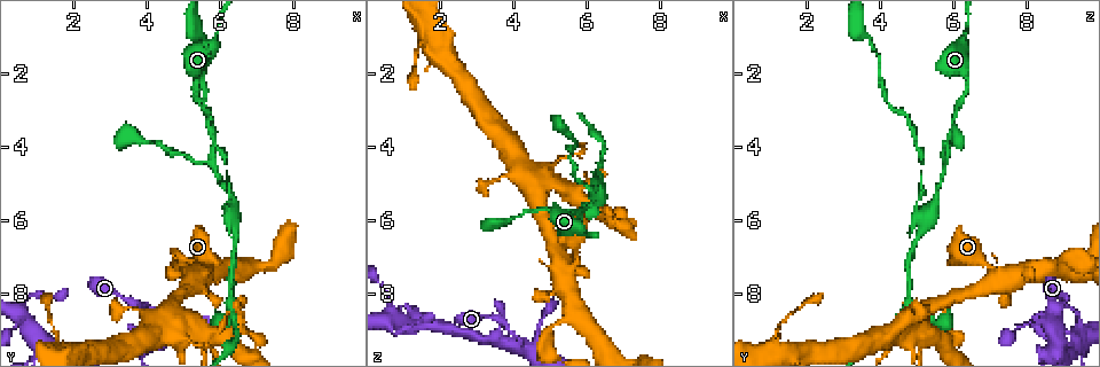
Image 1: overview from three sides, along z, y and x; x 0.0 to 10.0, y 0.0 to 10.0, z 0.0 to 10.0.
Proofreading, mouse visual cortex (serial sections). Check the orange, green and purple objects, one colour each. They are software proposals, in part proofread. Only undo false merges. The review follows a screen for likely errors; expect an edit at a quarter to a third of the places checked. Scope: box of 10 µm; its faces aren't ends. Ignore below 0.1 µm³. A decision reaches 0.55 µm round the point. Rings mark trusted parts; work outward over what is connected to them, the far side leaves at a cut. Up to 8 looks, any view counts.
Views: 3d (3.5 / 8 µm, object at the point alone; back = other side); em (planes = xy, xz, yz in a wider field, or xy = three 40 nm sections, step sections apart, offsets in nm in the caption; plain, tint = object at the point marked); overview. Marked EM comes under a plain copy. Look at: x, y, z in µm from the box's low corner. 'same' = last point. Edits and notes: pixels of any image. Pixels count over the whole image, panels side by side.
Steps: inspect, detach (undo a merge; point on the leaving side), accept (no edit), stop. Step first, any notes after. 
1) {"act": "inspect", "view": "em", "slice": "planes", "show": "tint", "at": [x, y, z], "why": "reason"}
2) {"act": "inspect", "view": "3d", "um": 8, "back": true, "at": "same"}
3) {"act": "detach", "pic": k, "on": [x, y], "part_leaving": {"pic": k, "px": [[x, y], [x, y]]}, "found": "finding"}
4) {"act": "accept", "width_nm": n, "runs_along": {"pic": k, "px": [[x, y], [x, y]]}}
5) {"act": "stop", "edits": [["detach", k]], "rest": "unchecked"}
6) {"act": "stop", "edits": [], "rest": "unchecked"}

{"act": "inspect", "view": "em", "slice": "xy", "step": 5, "show": "tint", "at": [6.30, 5.90, 5.30], "why": "a fork"}

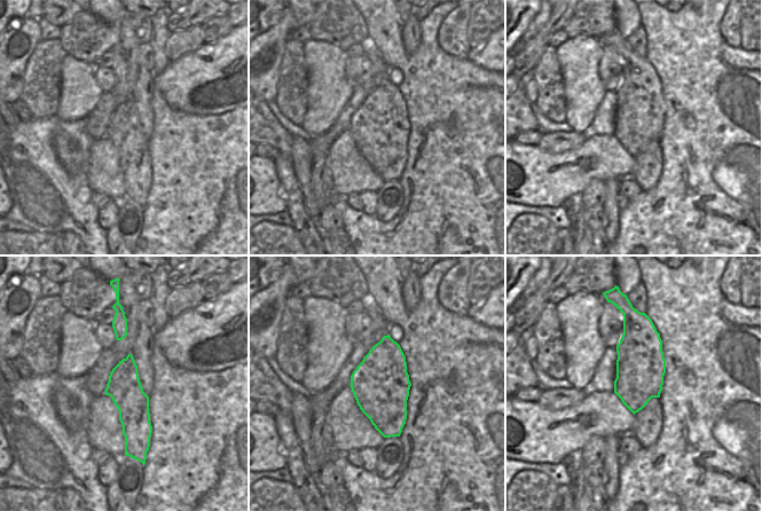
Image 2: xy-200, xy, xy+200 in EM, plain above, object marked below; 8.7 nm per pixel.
{"act": "inspect", "view": "3d", "um": 3.5, "at": "same", "why": "wider look"}

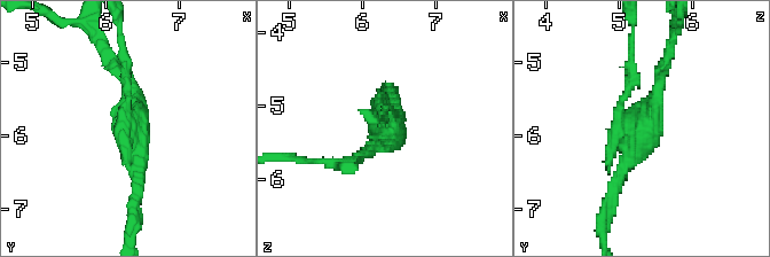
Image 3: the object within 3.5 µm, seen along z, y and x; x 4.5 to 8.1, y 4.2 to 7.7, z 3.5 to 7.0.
{"act": "detach", "pic": 3, "on": [633, 69], "border": {"pic": 2, "px": [[403, 382], [383, 394], [366, 388]]}, "found": "a second cell is stuck on"}

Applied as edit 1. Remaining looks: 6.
{"act": "inspect", "view": "overview", "why": "see it whole again"}

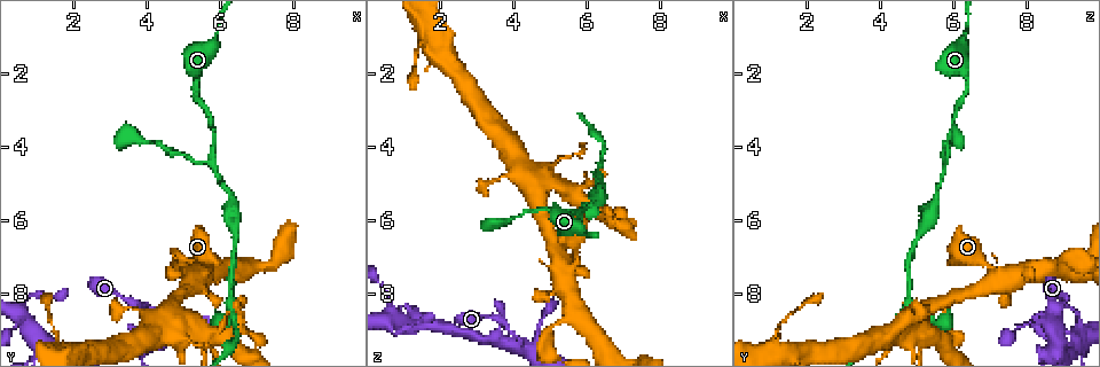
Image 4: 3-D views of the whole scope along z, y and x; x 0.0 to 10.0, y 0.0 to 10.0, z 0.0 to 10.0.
{"act": "inspect", "view": "em", "slice": "xy", "step": 2, "show": "tint", "at": [6.30, 8.25, 4.90], "why": "arms part here"}

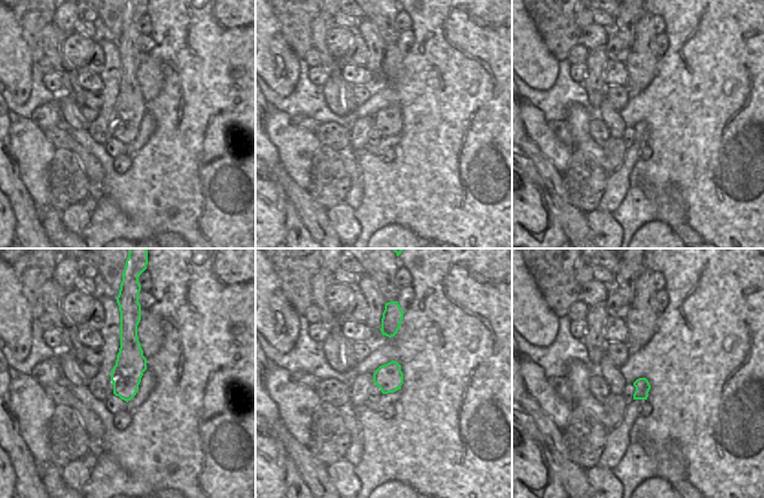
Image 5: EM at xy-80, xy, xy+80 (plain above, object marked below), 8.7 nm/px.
{"act": "inspect", "view": "3d", "um": 3.5, "back": true, "at": "same", "why": "wider look"}

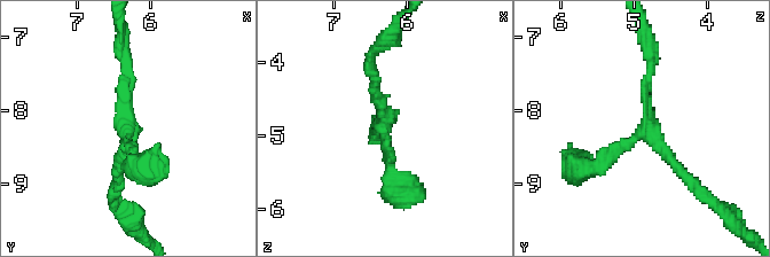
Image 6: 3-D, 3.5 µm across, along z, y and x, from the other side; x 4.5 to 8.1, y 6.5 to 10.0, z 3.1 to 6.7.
{"act": "accept", "runs_along": {"pic": 6, "px": [[650, 49], [647, 126], [591, 169]]}, "found": "continuous, no second cell"}

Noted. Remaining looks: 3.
{"act": "inspect", "view": "3d", "um": 3.5, "at": [5.40, 7.30, 8.70]}

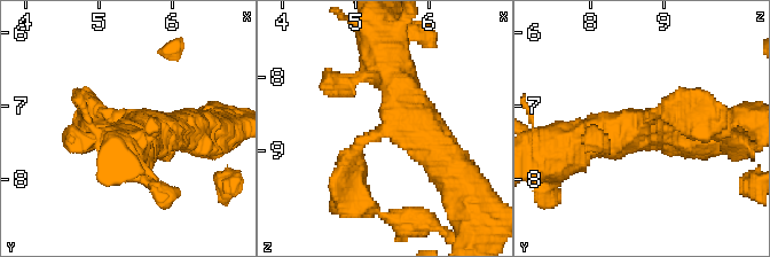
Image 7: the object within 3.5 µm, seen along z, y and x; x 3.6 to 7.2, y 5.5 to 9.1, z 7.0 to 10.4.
{"act": "inspect", "view": "em", "slice": "xy", "step": 1, "show": "tint", "at": [5.45, 7.25, 8.70], "arms": 3, "arm_widths_nm": [150, 500, 600], "why": "now the EM"}

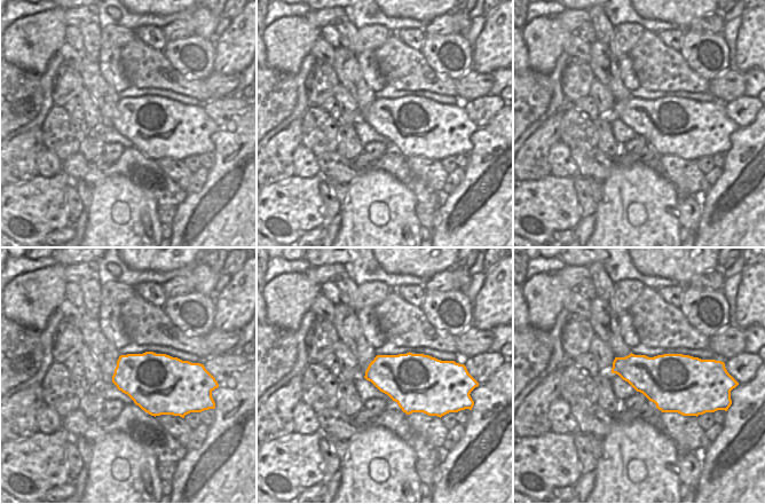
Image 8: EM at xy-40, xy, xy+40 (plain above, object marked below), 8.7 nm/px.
{"act": "inspect", "view": "em", "slice": "xy", "step": 3, "show": "tint", "at": "same"}

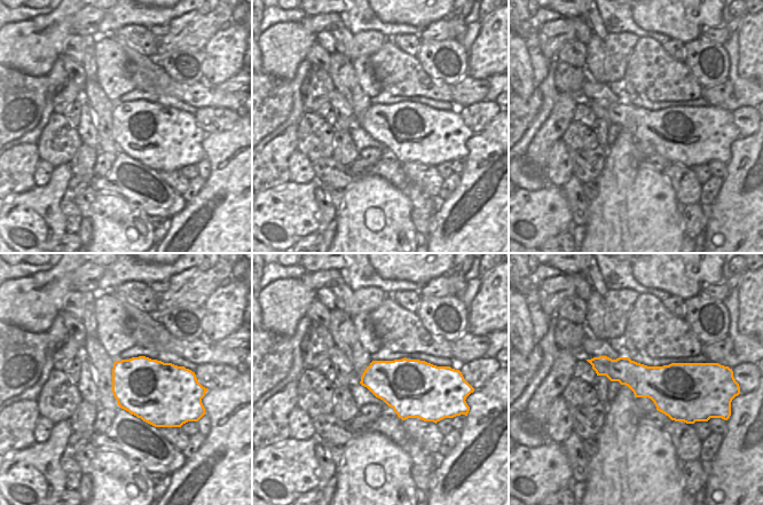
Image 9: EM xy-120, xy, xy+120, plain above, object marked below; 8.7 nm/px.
{"act": "accept", "width_nm": 480, "runs_along": {"pic": 7, "px": [[389, 55], [413, 129], [458, 181]]}, "found": "continuous, no second cell"}

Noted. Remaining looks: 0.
{"act": "stop", "edits": [["detach", 3]], "rest": "unchecked"}

